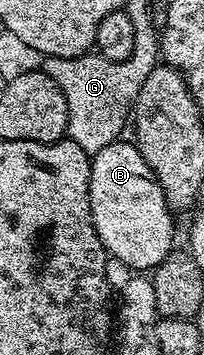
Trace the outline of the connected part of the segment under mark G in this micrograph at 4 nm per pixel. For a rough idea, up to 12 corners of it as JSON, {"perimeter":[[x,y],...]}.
{"perimeter":[[149,21],[116,64],[48,57],[68,139],[90,154],[122,139],[127,109],[159,63]]}

